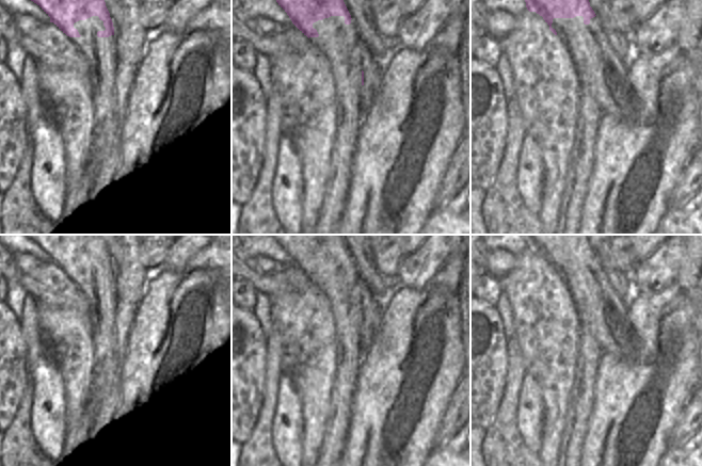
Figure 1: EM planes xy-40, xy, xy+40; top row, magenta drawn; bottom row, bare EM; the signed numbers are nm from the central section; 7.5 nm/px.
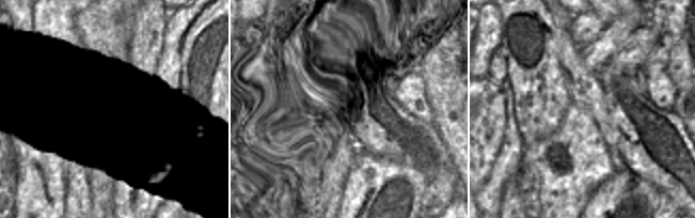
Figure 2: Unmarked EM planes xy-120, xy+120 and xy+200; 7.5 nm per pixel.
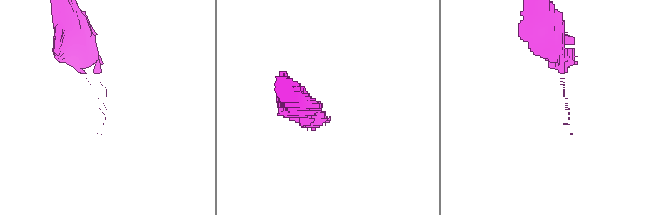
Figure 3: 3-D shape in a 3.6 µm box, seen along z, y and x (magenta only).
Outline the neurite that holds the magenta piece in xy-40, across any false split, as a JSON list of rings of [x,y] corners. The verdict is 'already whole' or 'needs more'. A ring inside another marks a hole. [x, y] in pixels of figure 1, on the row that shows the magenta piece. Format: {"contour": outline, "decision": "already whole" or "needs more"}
{"contour": [[[31,0],[36,3],[63,33],[69,37],[80,37],[74,23],[85,20],[92,16],[98,16],[103,21],[105,31],[93,34],[93,61],[91,62],[83,49],[77,46],[78,51],[89,64],[89,75],[93,87],[93,107],[95,117],[93,119],[93,145],[91,147],[91,158],[86,168],[86,196],[91,207],[97,198],[99,183],[103,177],[106,162],[118,140],[118,122],[116,119],[116,73],[118,70],[118,60],[116,58],[116,39],[114,37],[114,27],[105,0]]], "decision": "needs more"}

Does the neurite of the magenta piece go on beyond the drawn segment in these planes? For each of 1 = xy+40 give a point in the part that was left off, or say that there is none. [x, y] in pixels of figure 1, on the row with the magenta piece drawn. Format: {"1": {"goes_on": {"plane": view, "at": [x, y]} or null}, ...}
{"1": {"goes_on": null}}

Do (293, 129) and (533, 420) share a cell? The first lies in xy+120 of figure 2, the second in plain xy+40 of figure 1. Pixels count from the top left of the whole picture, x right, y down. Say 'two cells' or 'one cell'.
two cells

